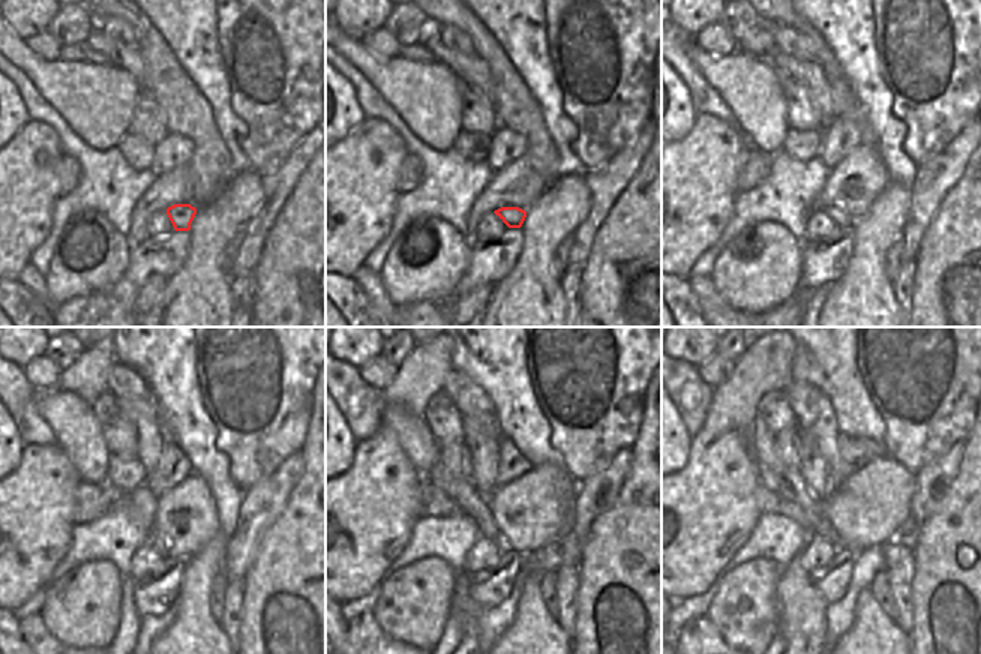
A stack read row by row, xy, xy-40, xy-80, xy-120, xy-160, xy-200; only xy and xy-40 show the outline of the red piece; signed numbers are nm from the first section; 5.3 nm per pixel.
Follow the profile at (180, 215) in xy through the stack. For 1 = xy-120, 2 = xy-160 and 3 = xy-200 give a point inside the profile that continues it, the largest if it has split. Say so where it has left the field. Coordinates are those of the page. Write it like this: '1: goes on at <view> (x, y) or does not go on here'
1: goes on at xy-120 (155, 539)
2: goes on at xy-160 (464, 492)
3: goes on at xy-200 (776, 476)

